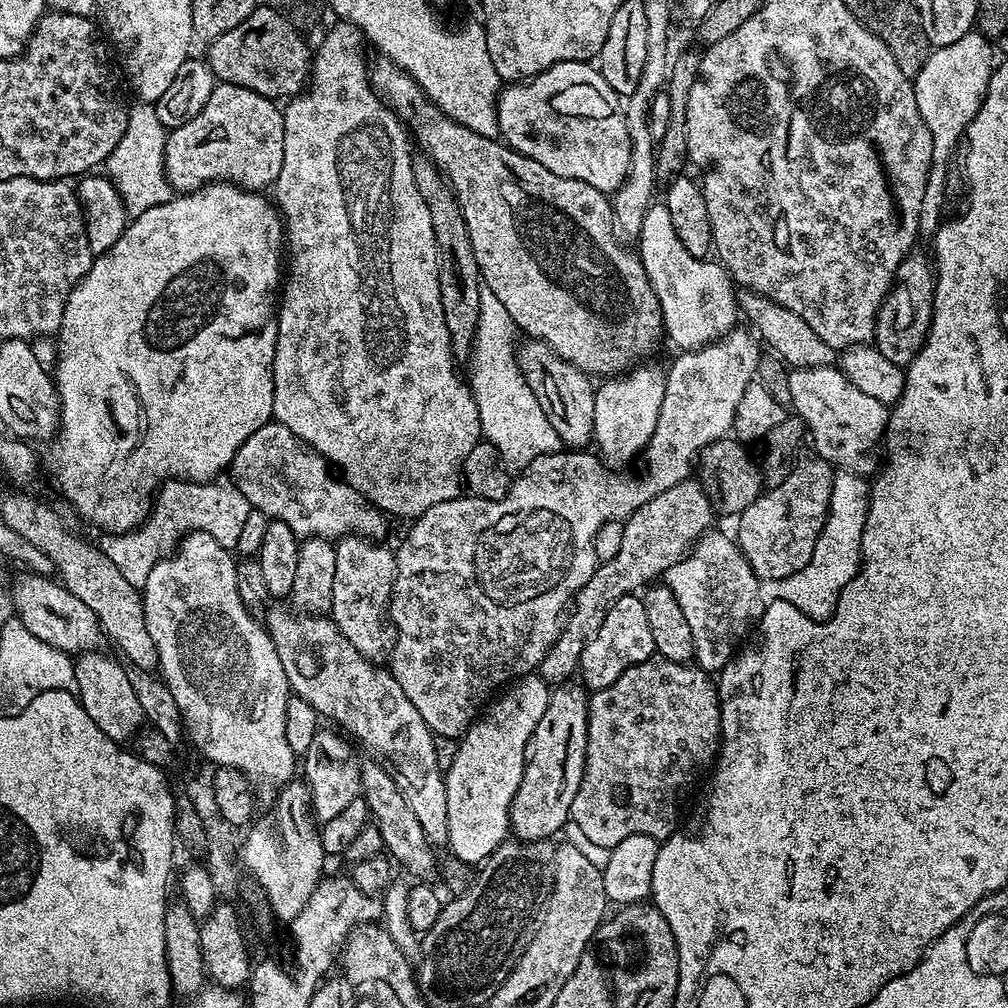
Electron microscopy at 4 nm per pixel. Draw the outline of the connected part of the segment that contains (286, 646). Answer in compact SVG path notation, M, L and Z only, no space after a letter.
M271 605L264 614L264 625L268 636L275 645L278 660L286 673L289 691L303 701L311 711L323 719L332 718L347 735L352 734L359 744L380 764L394 784L402 793L413 810L423 833L433 847L442 848L448 843L449 826L447 826L446 790L444 770L437 762L437 752L434 750L435 735L426 726L422 716L418 714L406 692L392 676L389 669L376 667L375 663L365 659L360 651L355 650L352 643L342 637L331 617L322 614L294 614L282 606Z

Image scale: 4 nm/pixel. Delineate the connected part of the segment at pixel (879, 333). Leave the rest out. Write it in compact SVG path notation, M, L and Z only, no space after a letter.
M920 251L909 252L908 257L900 263L896 279L892 281L892 289L888 291L888 297L884 299L884 305L876 316L874 347L886 354L890 362L901 366L907 366L918 354L918 350L922 350L932 321L932 303L936 293L934 264L929 253L927 256Z

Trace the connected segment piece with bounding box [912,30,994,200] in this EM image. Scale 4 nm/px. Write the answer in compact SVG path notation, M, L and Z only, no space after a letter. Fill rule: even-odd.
M973 30L962 34L962 38L950 46L932 48L922 70L914 77L912 89L918 102L918 114L922 114L922 122L926 122L926 130L932 135L932 165L926 186L928 200L946 200L948 173L954 168L952 155L986 98L994 67L992 55L992 41Z

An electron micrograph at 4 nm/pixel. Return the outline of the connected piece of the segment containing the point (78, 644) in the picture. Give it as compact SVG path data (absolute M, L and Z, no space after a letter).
M35 574L23 575L18 577L16 581L11 581L12 607L15 619L20 620L22 626L26 626L26 630L30 630L30 634L34 634L34 638L42 638L42 642L69 654L94 652L101 647L100 643L105 643L106 637L100 628L94 610L90 610L90 606L86 606L86 602L82 602L82 598L70 594L70 590L66 590L63 584L55 579Z

